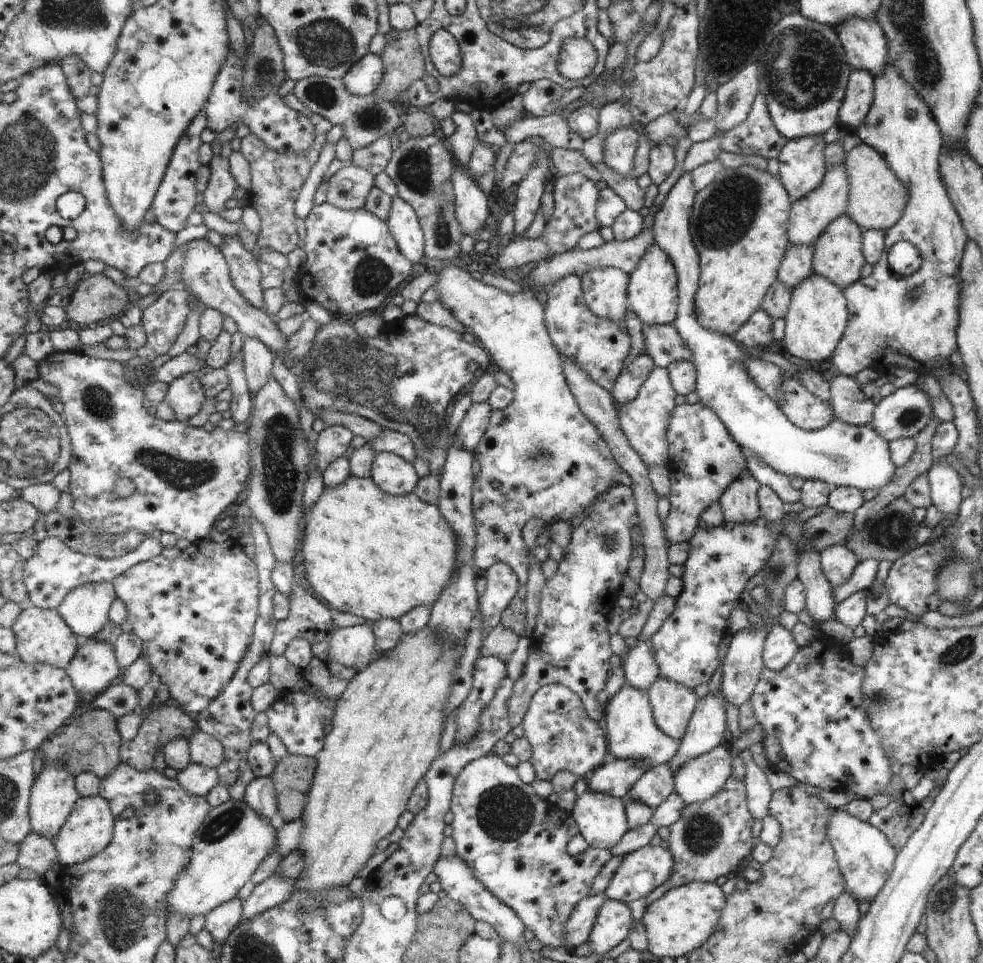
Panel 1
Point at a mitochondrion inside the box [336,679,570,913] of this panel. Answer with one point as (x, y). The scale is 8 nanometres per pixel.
(505, 812)

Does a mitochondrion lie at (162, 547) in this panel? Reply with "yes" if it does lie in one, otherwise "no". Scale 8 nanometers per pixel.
no

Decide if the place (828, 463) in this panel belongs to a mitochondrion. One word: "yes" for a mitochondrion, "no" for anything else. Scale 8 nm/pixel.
no

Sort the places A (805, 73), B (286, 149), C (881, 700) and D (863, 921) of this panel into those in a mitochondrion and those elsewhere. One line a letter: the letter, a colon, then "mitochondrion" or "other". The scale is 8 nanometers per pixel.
A: mitochondrion
B: other
C: mitochondrion
D: other

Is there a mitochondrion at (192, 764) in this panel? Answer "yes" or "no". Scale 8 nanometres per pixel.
no

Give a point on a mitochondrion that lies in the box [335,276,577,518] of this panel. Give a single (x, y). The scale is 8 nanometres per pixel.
(542, 458)

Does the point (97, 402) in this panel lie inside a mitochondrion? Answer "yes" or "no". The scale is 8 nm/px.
yes

